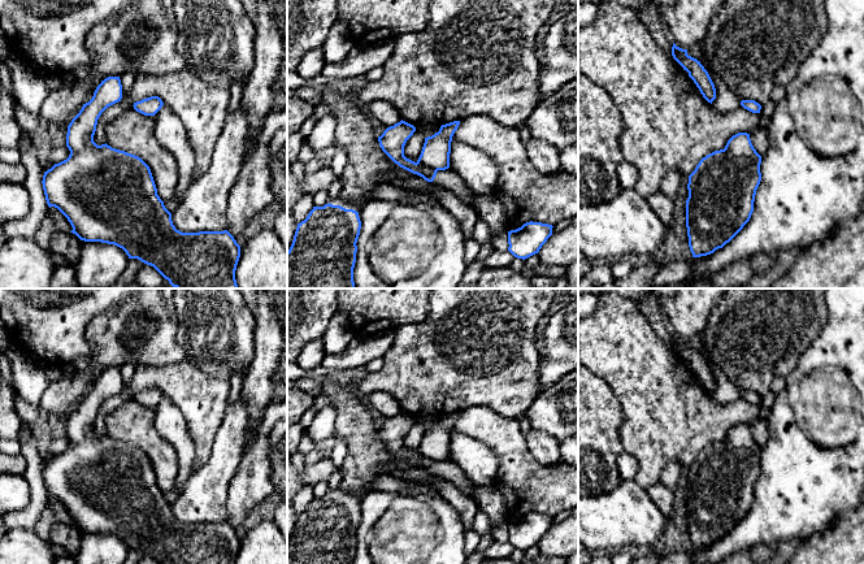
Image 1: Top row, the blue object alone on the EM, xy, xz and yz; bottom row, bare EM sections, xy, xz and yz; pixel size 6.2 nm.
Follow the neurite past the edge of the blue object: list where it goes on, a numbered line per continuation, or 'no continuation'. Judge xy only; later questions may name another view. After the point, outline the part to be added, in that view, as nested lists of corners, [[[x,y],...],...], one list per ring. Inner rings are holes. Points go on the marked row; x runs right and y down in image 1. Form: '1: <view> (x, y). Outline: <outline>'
no continuation

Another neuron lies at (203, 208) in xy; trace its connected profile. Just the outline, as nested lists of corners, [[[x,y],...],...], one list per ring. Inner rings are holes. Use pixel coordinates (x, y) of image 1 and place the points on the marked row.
[[[239,105],[225,121],[212,162],[205,174],[190,183],[172,221],[182,233],[227,230],[230,191],[246,160],[244,140],[249,133],[247,109]]]

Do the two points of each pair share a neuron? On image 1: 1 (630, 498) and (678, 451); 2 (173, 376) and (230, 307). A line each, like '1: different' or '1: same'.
1: different
2: different

